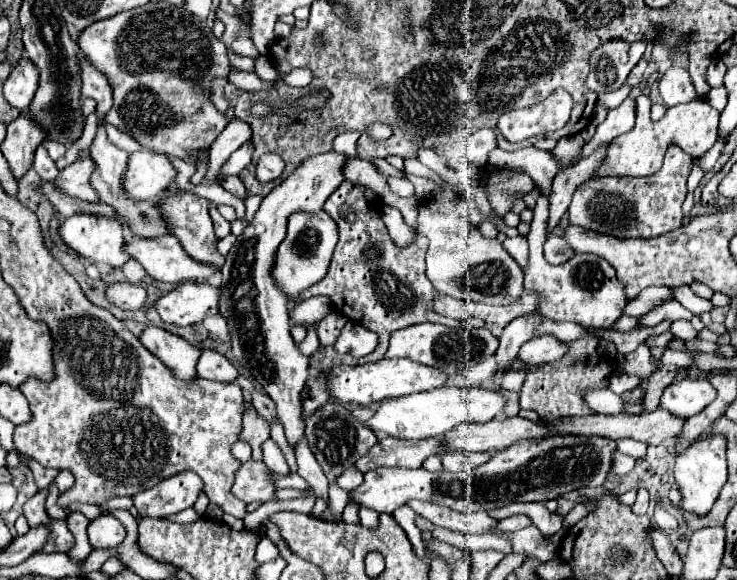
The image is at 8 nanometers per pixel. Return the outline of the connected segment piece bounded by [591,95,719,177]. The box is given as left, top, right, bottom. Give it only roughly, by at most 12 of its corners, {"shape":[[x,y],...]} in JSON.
{"shape":[[637,97],[631,131],[607,145],[591,177],[647,177],[676,143],[699,158],[717,139],[707,101],[649,117]]}

